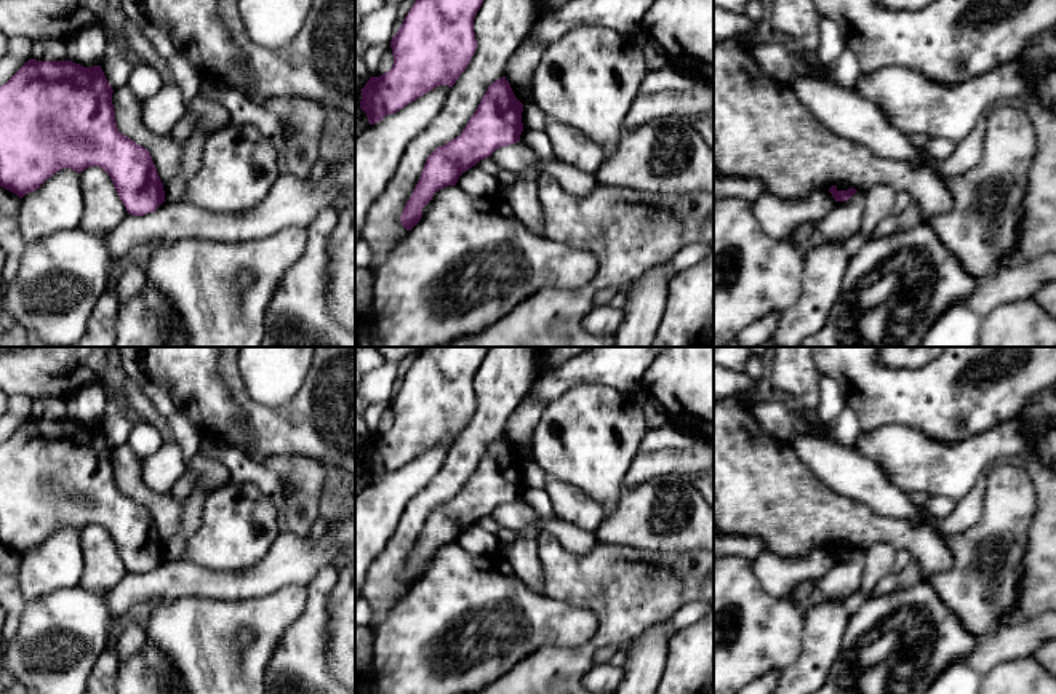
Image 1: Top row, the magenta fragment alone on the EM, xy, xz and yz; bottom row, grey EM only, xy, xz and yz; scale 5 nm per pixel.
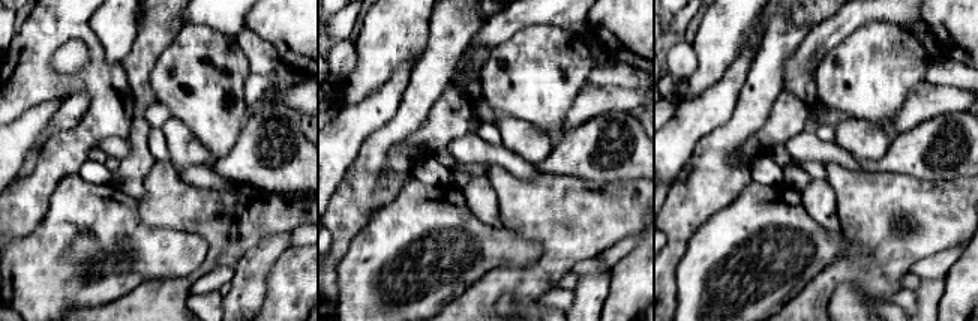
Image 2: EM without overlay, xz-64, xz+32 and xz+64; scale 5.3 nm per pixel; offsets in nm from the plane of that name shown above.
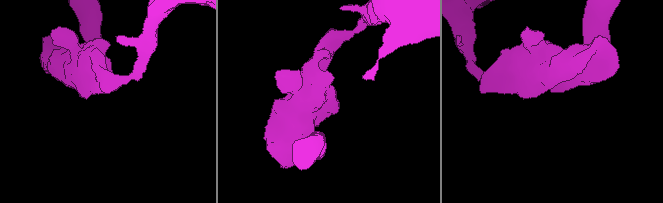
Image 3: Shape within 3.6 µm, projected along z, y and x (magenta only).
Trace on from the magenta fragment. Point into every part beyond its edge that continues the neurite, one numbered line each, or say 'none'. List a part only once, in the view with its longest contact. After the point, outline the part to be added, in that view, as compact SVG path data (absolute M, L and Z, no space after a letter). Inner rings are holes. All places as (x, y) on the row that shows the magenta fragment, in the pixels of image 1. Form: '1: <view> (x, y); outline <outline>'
none

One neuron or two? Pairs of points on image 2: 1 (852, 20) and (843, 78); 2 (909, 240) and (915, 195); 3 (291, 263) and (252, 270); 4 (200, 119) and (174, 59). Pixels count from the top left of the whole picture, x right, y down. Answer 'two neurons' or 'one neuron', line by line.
1: two neurons
2: one neuron
3: two neurons
4: one neuron

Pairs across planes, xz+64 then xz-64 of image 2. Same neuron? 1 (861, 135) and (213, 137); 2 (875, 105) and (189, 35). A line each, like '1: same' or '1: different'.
1: different
2: same

